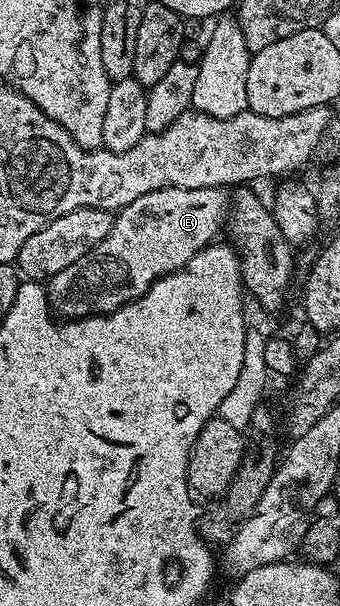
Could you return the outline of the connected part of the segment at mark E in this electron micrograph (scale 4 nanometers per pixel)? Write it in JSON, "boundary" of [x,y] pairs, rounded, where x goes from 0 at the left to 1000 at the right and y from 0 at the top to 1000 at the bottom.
{"boundary":[[[485,310],[400,327],[400,333],[335,356],[335,371],[329,380],[318,380],[318,393],[306,393],[306,399],[235,426],[235,432],[212,432],[200,446],[176,446],[176,452],[156,455],[132,470],[150,510],[174,523],[241,528],[250,521],[312,521],[412,493],[462,462],[535,447],[579,416],[644,394],[641,381],[650,376],[656,381],[682,335],[679,325],[665,320],[650,310]]]}

